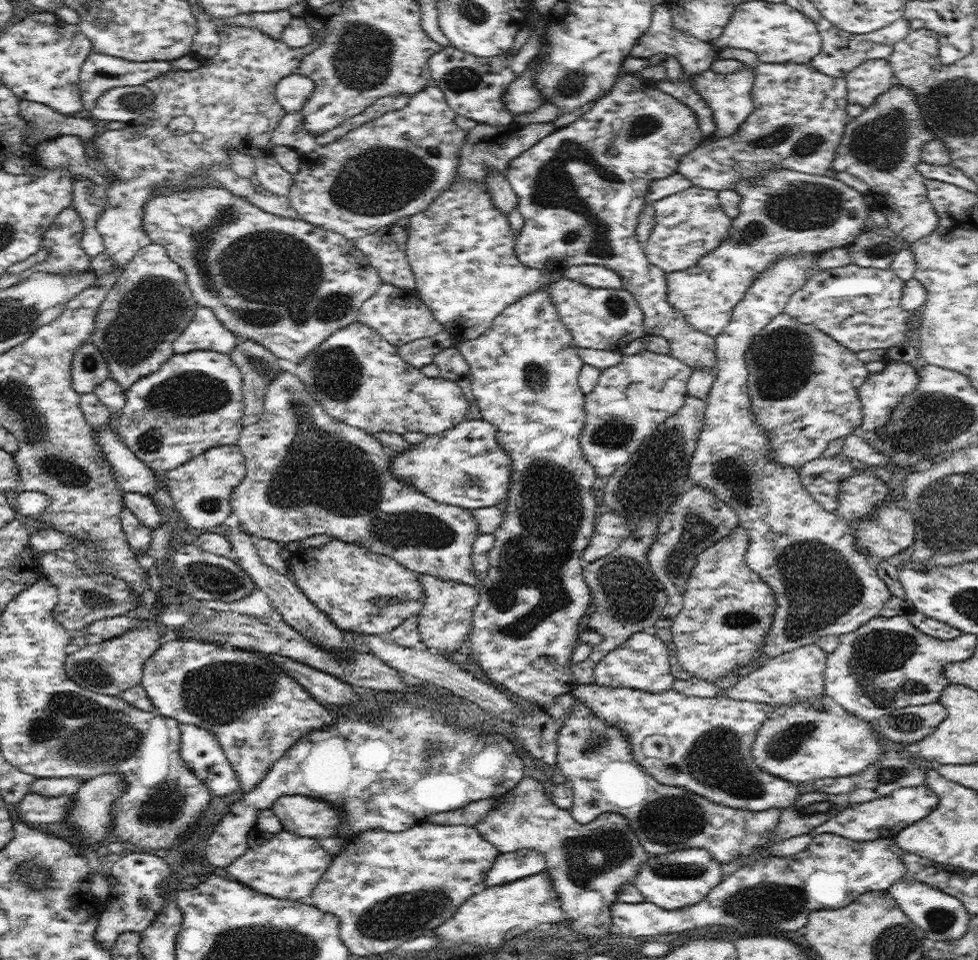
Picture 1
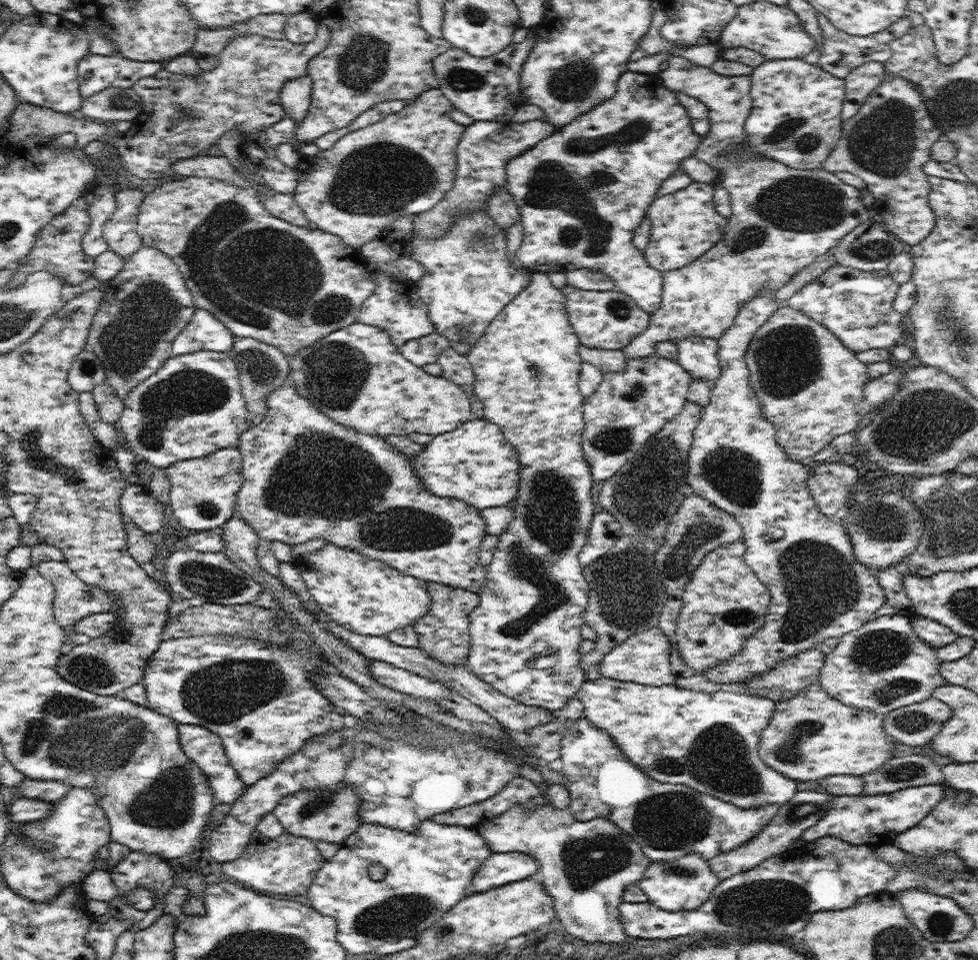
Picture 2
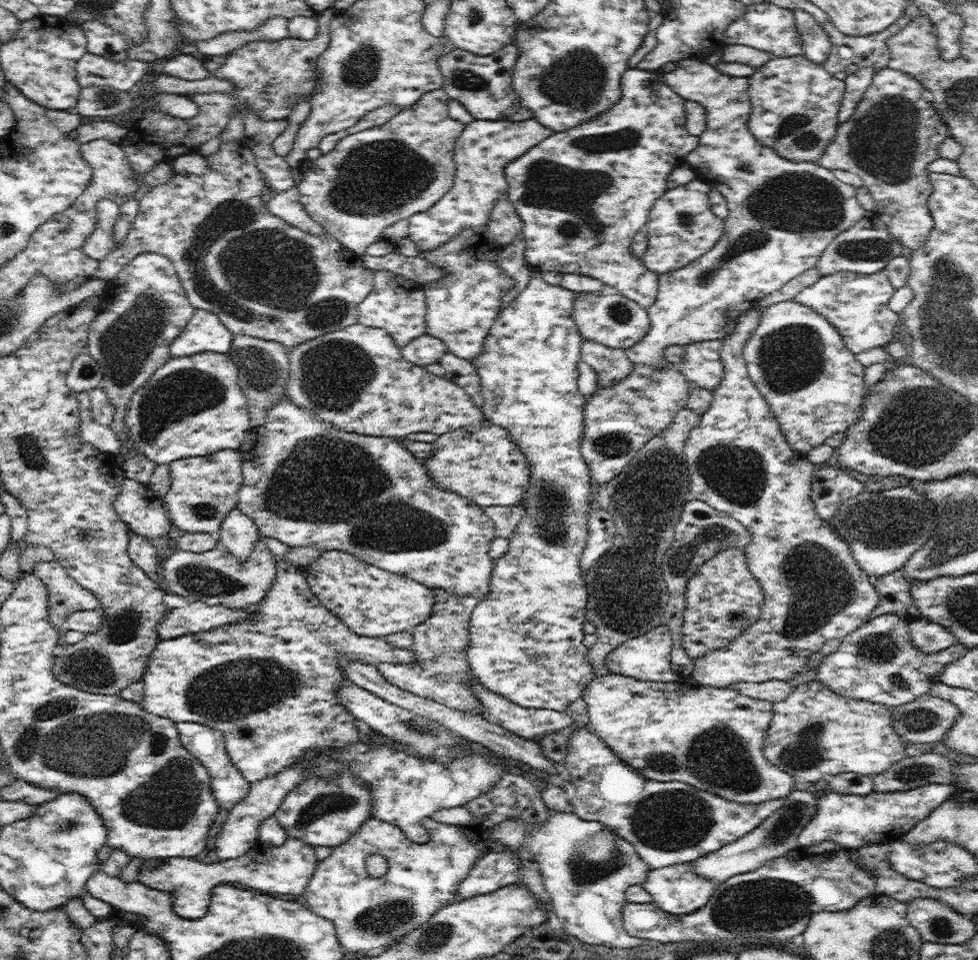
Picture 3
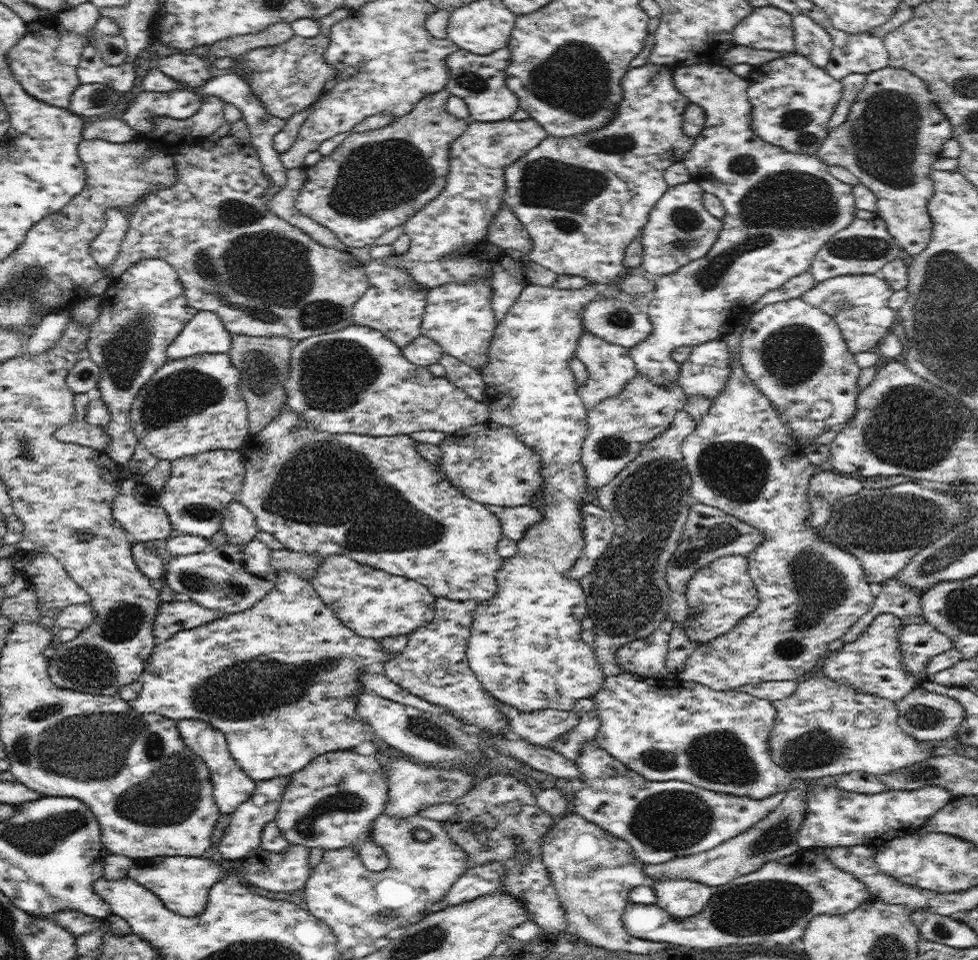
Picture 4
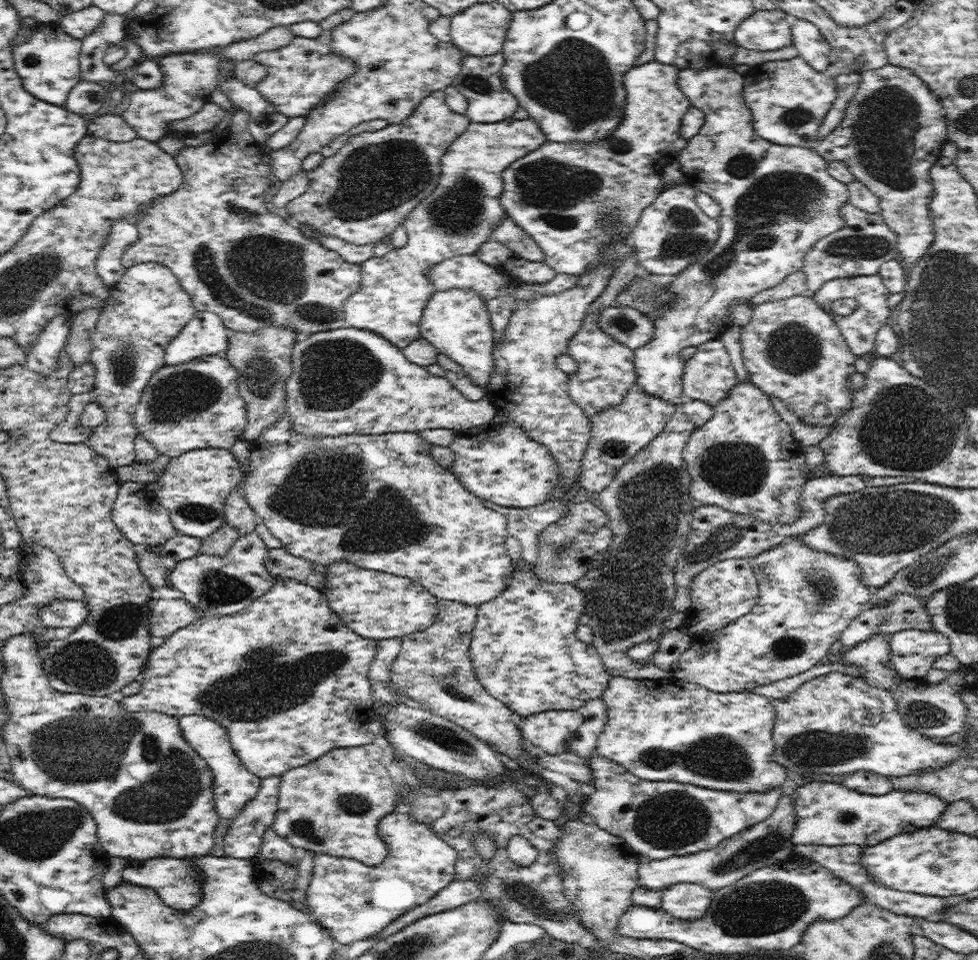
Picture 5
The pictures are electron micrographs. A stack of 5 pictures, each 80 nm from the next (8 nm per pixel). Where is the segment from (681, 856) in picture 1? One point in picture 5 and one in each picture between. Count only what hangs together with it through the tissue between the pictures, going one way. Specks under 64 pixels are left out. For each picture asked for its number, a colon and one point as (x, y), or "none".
2: (683, 884)
3: (678, 889)
4: (682, 898)
5: (687, 901)

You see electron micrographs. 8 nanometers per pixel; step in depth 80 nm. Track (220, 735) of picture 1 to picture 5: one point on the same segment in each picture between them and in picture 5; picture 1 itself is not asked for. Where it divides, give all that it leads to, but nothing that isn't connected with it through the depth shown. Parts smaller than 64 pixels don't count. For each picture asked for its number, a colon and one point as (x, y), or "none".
2: (260, 699)
3: (269, 684)
4: (280, 679)
5: (289, 681)

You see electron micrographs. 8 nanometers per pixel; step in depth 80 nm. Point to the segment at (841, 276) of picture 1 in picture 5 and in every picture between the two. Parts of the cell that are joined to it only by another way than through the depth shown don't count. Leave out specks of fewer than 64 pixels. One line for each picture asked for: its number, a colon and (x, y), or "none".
2: (856, 306)
3: (856, 304)
4: (863, 325)
5: (859, 329)

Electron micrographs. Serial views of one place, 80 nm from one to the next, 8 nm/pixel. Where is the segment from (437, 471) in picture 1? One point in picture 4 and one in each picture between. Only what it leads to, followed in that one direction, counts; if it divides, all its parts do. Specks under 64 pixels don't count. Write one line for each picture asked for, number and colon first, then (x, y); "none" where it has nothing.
2: (474, 463)
3: (480, 462)
4: (487, 462)

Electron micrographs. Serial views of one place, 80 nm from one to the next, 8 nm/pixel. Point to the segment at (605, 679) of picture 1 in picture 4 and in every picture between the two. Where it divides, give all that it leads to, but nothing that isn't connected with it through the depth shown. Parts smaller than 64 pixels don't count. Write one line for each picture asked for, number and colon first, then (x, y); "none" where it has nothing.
2: (644, 658)
3: (646, 657)
4: (646, 657)

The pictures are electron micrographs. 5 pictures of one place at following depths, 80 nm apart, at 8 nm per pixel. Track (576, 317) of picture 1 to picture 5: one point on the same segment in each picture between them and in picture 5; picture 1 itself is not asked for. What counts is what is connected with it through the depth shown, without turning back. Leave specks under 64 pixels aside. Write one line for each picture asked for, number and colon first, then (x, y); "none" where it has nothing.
2: (609, 320)
3: (615, 321)
4: (620, 321)
5: (628, 326)

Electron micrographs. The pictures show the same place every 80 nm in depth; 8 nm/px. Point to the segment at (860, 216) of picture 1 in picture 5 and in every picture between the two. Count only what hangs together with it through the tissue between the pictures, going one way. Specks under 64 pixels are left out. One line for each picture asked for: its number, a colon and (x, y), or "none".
2: (783, 218)
3: (783, 214)
4: (781, 208)
5: (777, 202)

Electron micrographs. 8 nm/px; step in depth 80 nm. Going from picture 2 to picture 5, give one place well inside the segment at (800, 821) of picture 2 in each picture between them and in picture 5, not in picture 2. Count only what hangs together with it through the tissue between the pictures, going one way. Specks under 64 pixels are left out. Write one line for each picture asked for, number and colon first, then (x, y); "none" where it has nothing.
3: (777, 835)
4: (774, 837)
5: (760, 845)

